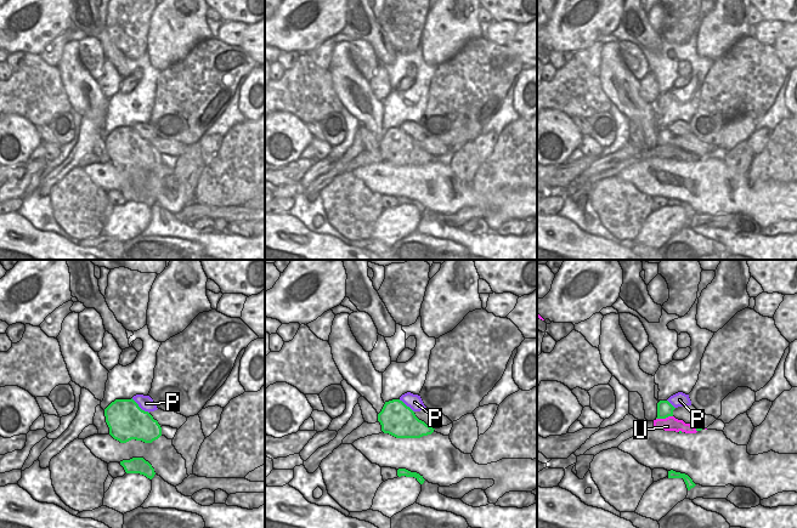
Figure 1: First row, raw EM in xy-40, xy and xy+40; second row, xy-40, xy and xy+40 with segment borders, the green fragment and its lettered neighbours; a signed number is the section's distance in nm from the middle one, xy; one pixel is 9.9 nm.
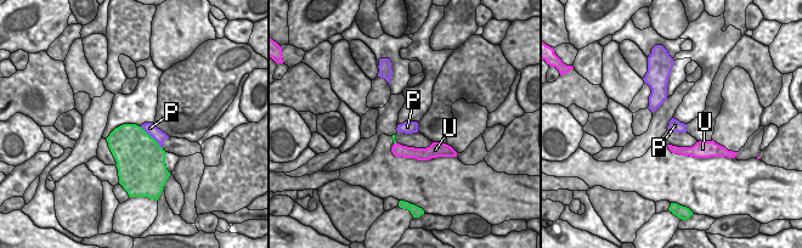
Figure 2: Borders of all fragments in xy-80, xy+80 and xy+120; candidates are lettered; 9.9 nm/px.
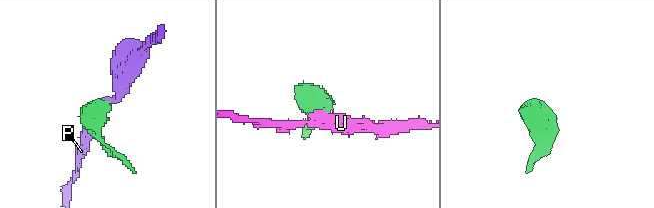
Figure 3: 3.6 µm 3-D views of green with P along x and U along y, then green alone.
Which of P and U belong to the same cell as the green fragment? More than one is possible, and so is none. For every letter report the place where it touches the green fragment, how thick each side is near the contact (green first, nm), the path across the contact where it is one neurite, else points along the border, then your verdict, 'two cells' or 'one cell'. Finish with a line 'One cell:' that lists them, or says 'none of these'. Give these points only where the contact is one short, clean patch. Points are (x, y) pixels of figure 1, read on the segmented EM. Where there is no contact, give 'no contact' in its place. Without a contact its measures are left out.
P: xy-40 (139, 407) | 380/150 nm | along xy-40 (131, 398), (148, 413) | two cells
U: xy+40 (663, 418) | 160/140 nm | along xy+40 (672, 415), (665, 419), (656, 419) | two cells
One cell: none of these

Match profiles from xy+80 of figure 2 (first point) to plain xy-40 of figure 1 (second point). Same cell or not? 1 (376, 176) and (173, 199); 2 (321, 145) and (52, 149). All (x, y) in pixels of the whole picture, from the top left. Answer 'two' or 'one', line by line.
1: one
2: one

